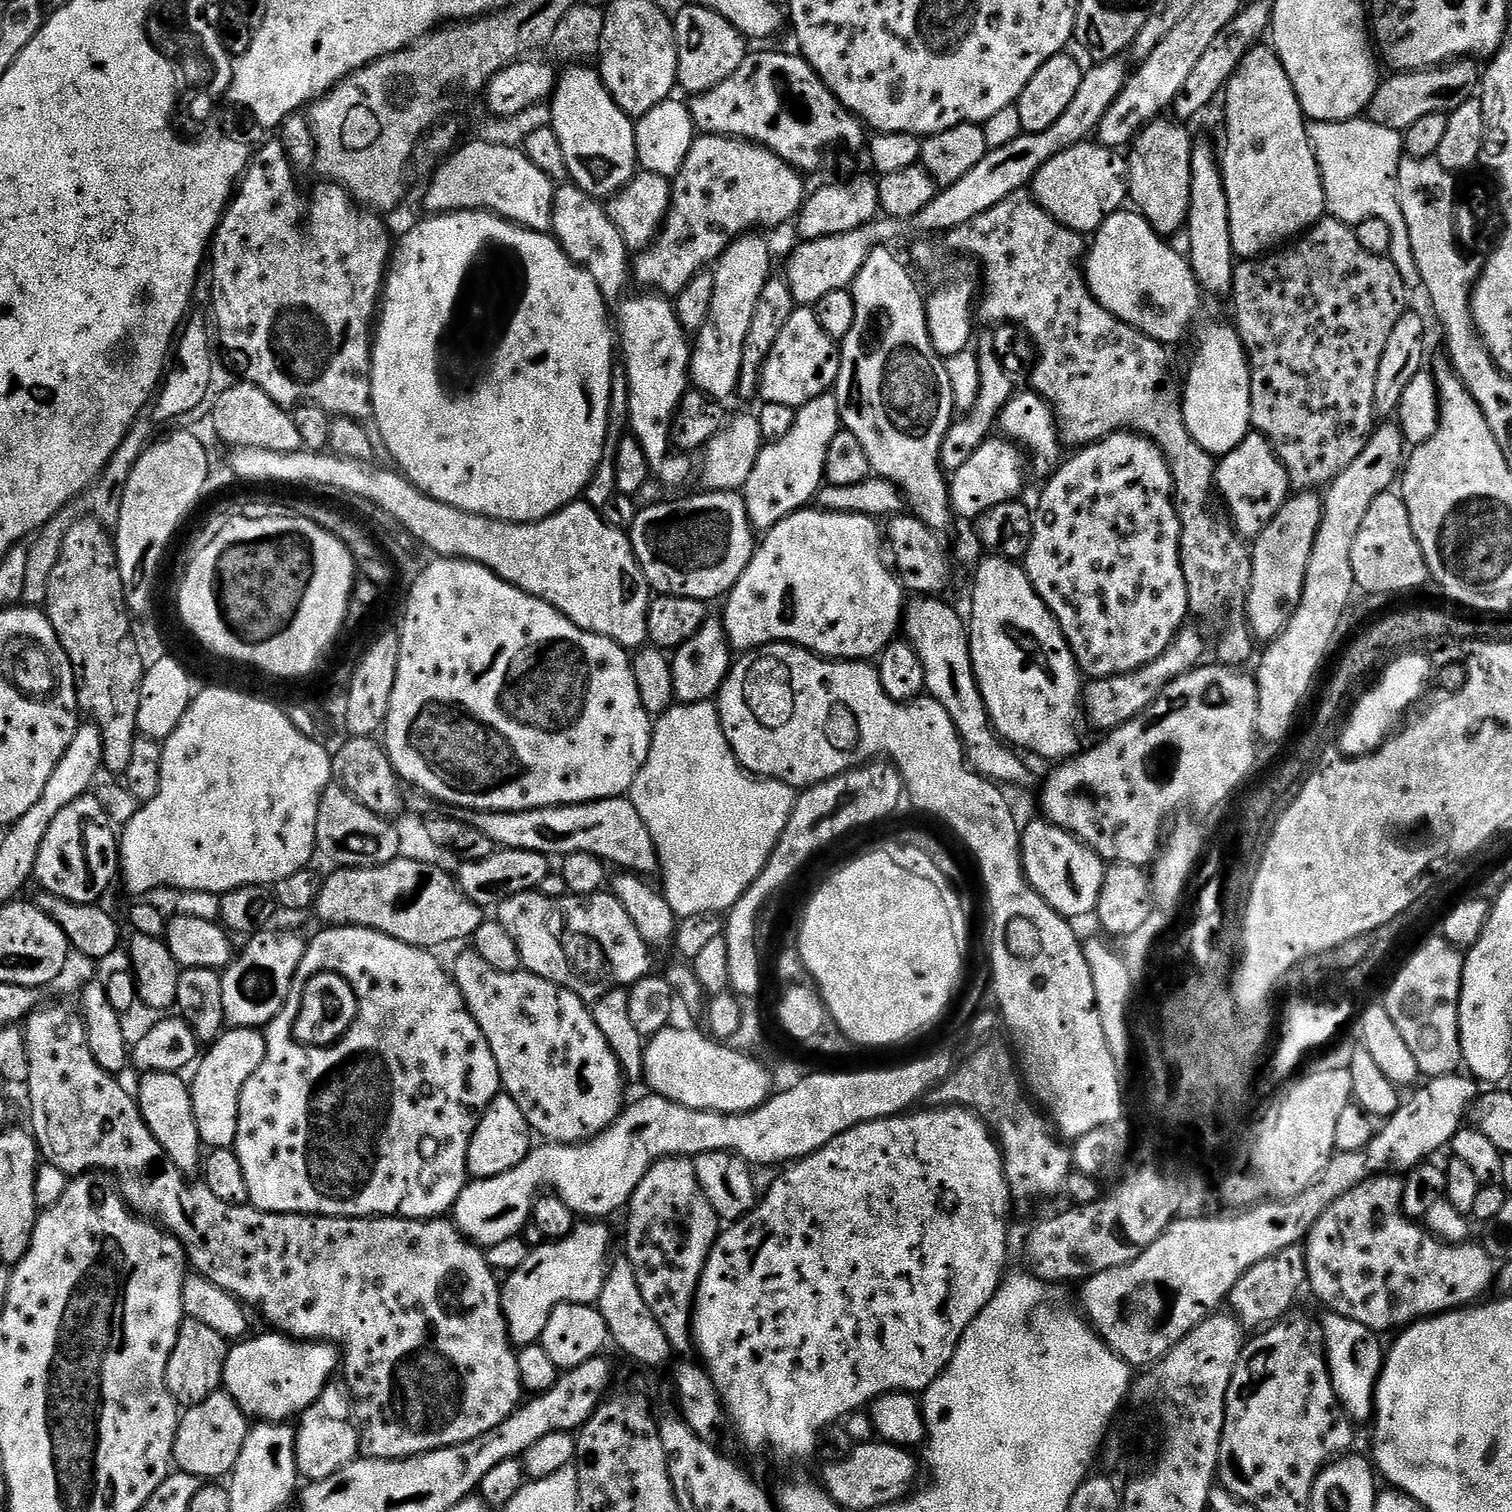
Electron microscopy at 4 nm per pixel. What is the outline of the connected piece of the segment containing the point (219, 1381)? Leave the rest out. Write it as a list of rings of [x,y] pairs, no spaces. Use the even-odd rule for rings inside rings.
[[[186,1318],[180,1324],[178,1342],[174,1342],[174,1350],[166,1366],[166,1386],[177,1405],[191,1406],[206,1402],[206,1398],[223,1385],[229,1347],[229,1341],[218,1334],[218,1330],[210,1330],[206,1322]]]

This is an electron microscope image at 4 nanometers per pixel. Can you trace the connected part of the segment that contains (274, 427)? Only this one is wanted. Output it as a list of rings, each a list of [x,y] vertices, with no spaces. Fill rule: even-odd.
[[[236,382],[231,388],[225,388],[222,395],[217,396],[210,413],[216,432],[237,448],[261,448],[275,452],[298,452],[304,448],[302,434],[298,434],[298,426],[294,426],[292,412],[278,406],[270,394],[266,394],[258,386],[247,382]]]

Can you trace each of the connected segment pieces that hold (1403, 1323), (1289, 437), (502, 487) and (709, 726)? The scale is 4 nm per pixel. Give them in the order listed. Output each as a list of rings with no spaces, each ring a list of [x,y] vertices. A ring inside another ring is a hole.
[[[1379,1174],[1342,1193],[1314,1222],[1304,1244],[1307,1287],[1325,1304],[1328,1312],[1362,1322],[1371,1332],[1385,1334],[1391,1328],[1403,1330],[1418,1320],[1475,1305],[1488,1287],[1493,1287],[1498,1268],[1483,1243],[1445,1244],[1408,1219],[1402,1210],[1404,1182],[1396,1174]]]
[[[1325,215],[1319,222],[1312,225],[1295,242],[1285,243],[1259,258],[1244,258],[1237,263],[1232,279],[1230,303],[1236,311],[1234,327],[1246,350],[1250,366],[1252,428],[1272,443],[1276,457],[1286,470],[1288,483],[1296,492],[1327,489],[1332,480],[1338,478],[1338,474],[1342,474],[1342,470],[1346,470],[1346,466],[1350,466],[1350,462],[1354,462],[1358,454],[1362,454],[1362,446],[1366,446],[1366,442],[1371,438],[1374,425],[1378,420],[1374,406],[1374,382],[1378,382],[1378,362],[1382,362],[1382,350],[1386,350],[1386,342],[1394,326],[1398,326],[1398,318],[1402,318],[1404,313],[1409,311],[1408,296],[1410,296],[1410,290],[1404,284],[1398,266],[1394,266],[1391,255],[1370,254],[1370,250],[1365,250],[1358,243],[1353,225],[1344,224],[1329,215]]]
[[[445,212],[427,218],[429,220],[414,225],[398,240],[390,257],[382,293],[382,311],[372,342],[371,419],[374,427],[382,430],[382,438],[392,455],[391,463],[420,491],[438,502],[463,512],[488,516],[492,520],[506,520],[510,524],[532,524],[536,520],[544,520],[583,497],[584,487],[596,473],[596,467],[604,456],[614,367],[614,328],[610,323],[610,312],[608,316],[609,305],[594,278],[585,268],[578,267],[562,250],[556,237],[549,233],[523,228],[520,224],[495,216],[493,212]],[[449,383],[484,384],[484,388],[480,388],[476,396],[448,400],[448,396],[440,392],[440,384]]]
[[[706,700],[697,704],[673,703],[672,707],[655,721],[648,760],[642,766],[642,770],[638,770],[630,789],[632,805],[641,815],[642,822],[646,824],[657,850],[658,876],[664,879],[662,891],[666,902],[670,902],[670,910],[674,910],[674,914],[678,918],[727,913],[728,909],[734,906],[734,902],[738,902],[738,898],[742,898],[744,891],[756,881],[758,874],[766,866],[770,854],[776,849],[776,844],[780,841],[782,830],[786,830],[786,822],[792,817],[792,808],[796,805],[796,797],[797,793],[788,784],[745,772],[743,766],[736,760],[736,755],[732,753],[730,742],[726,742],[726,734],[720,725],[720,710],[715,703]]]

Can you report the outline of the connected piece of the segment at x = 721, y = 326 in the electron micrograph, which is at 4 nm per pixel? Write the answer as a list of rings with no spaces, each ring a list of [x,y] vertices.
[[[745,234],[736,237],[731,244],[728,245],[719,260],[714,265],[714,302],[710,302],[710,318],[706,318],[706,322],[702,326],[700,332],[695,333],[694,343],[692,344],[692,362],[689,372],[691,383],[694,385],[695,391],[704,392],[711,396],[714,400],[721,402],[727,401],[727,396],[735,397],[737,395],[736,387],[738,386],[738,374],[742,370],[742,346],[746,346],[746,334],[750,330],[750,321],[754,318],[754,306],[758,303],[758,294],[762,294],[762,286],[766,286],[766,282],[773,275],[772,272],[772,252],[768,249],[768,244],[763,240],[760,234]]]

